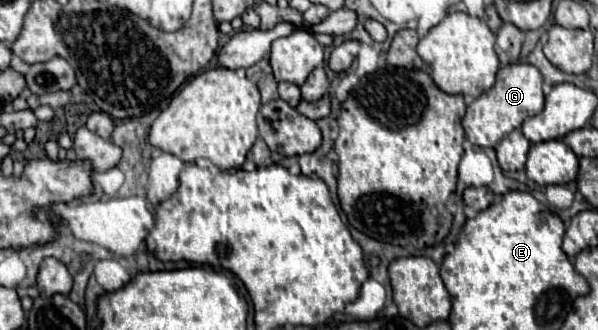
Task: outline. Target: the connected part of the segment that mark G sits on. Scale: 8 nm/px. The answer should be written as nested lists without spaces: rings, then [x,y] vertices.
[[[511,64],[497,72],[497,82],[491,90],[483,92],[473,104],[467,106],[467,114],[463,118],[463,130],[469,138],[469,142],[477,146],[497,146],[499,140],[503,140],[507,134],[511,134],[515,128],[521,128],[523,120],[537,116],[543,112],[545,94],[543,94],[543,76],[541,72],[531,64]]]

